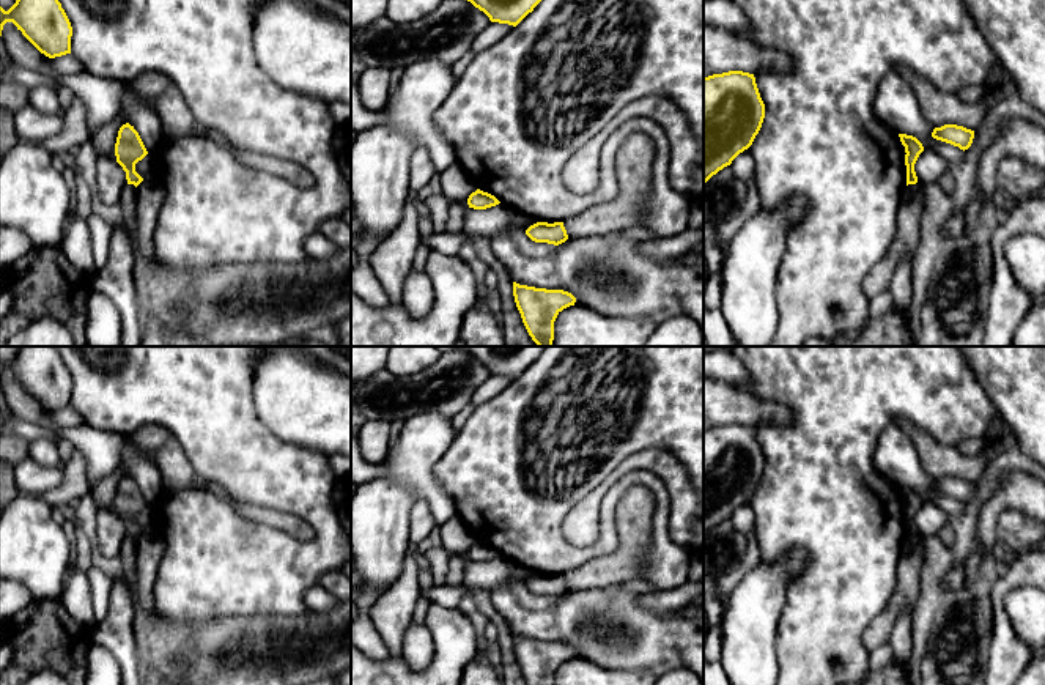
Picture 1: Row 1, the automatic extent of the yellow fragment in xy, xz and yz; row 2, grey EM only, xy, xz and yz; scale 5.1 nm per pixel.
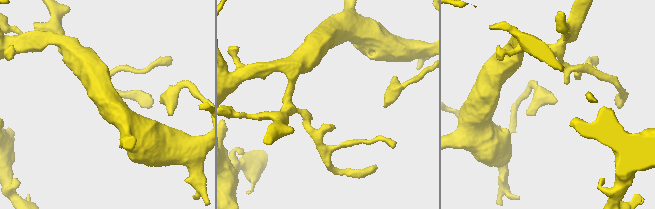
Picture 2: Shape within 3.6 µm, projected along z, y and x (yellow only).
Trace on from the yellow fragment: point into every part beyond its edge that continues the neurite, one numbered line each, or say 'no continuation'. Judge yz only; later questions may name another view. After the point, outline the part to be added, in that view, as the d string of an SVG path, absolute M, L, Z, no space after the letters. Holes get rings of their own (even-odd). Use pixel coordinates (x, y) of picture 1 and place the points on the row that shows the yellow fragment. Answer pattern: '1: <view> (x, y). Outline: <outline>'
no continuation

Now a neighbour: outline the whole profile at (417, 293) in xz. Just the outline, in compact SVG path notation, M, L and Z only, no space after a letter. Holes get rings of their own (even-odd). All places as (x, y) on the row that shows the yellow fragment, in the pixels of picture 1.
M412 269L404 280L401 304L414 318L428 315L434 302L433 283L426 272Z

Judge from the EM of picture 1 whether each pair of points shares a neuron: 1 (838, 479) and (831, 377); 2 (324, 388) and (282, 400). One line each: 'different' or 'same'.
1: same
2: same

